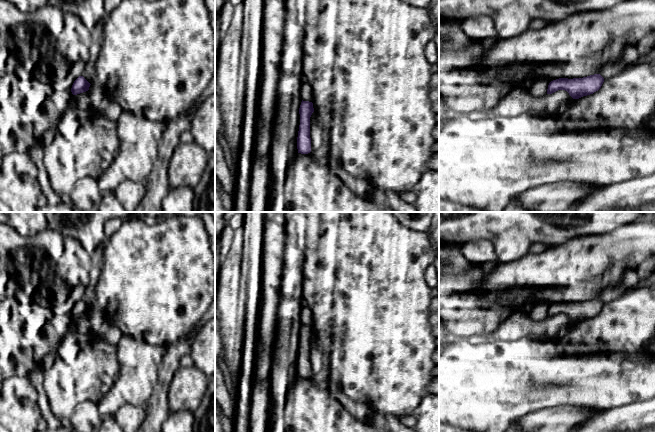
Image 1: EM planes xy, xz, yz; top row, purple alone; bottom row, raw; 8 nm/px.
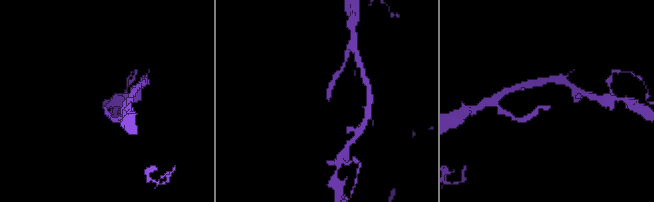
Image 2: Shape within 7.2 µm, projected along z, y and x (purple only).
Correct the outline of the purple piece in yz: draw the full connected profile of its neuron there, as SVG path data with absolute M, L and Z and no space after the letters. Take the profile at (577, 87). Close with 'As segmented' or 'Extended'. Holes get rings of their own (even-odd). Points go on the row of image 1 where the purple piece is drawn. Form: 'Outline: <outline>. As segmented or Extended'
Outline: M594 74L583 78L559 78L549 83L547 94L558 90L565 90L573 99L593 94L598 91L604 82L600 74Z. As segmented

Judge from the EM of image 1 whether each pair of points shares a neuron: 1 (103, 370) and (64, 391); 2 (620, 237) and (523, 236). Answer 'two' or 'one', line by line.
1: one
2: two

